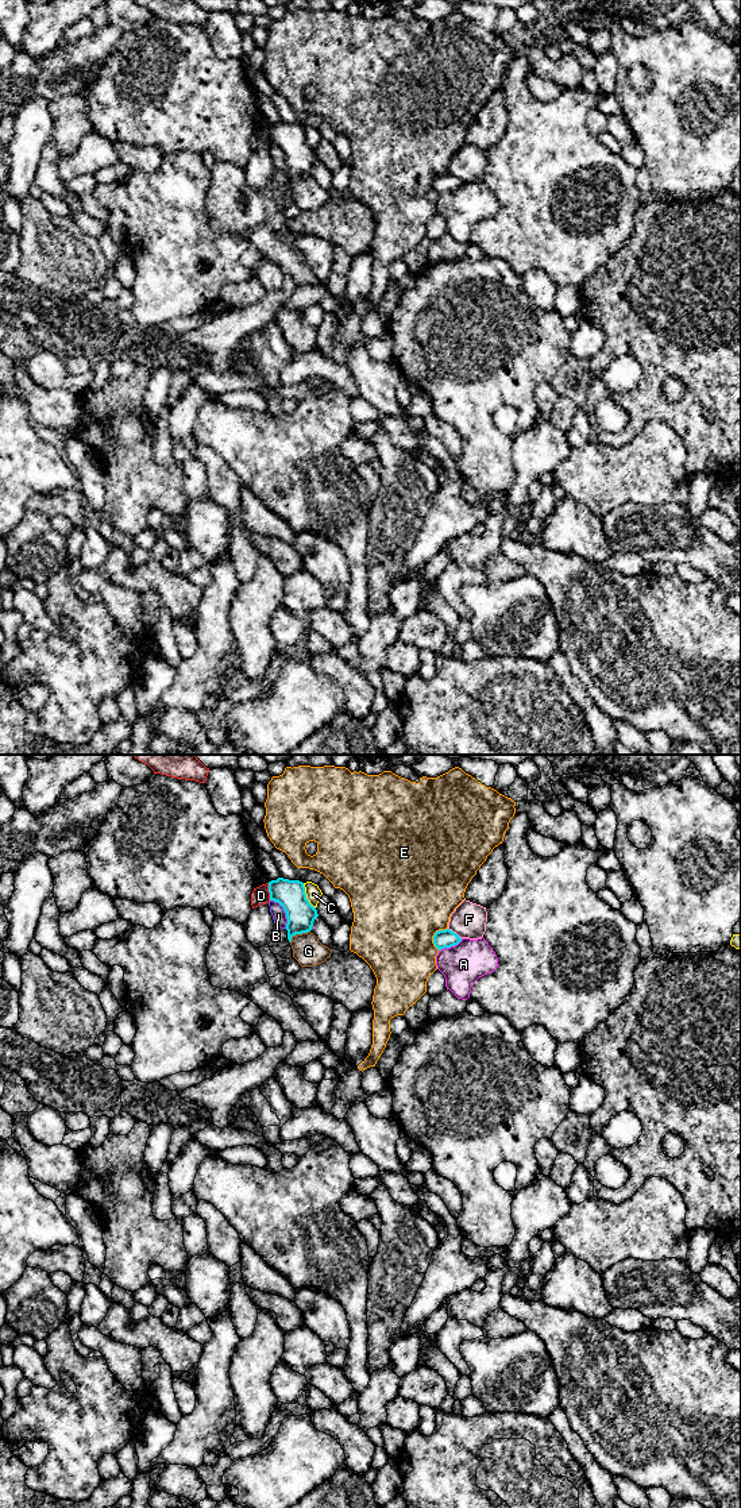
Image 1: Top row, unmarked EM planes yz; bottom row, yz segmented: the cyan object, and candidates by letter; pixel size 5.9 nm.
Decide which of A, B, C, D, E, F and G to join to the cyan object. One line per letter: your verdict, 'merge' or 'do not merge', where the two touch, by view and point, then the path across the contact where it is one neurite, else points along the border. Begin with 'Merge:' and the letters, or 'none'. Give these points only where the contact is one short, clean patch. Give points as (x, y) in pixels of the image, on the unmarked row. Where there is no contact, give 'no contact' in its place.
Merge: none
A: do not merge; contact yz (450, 191)
B: do not merge; contact yz (285, 155)
C: do not merge; contact yz (305, 139)
D: do not merge; contact yz (269, 135); border yz (267, 127), (270, 143)
E: do not merge; contact yz (433, 180)
F: do not merge; contact yz (455, 177)
G: do not merge; contact yz (298, 177)

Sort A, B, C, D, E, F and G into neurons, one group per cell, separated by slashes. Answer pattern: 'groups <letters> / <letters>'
groups A / B / C / D / E / F / G

